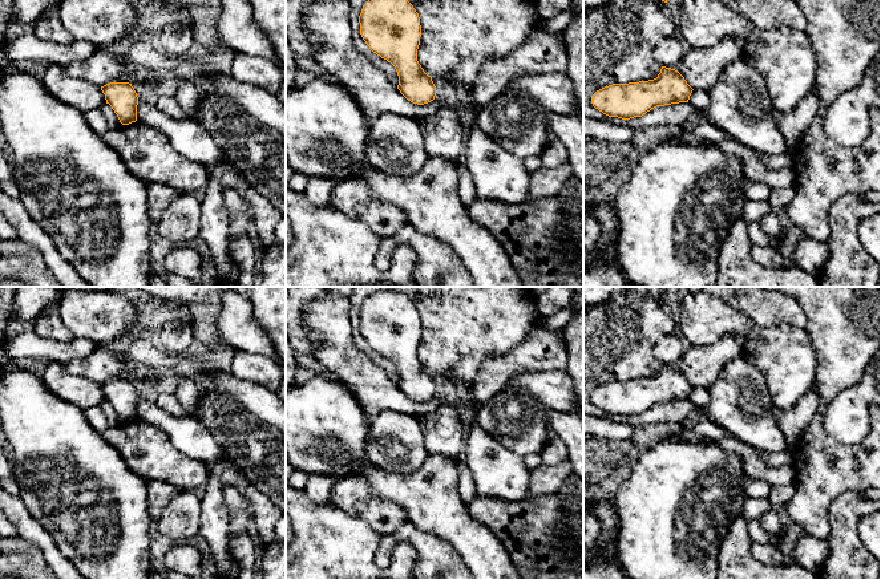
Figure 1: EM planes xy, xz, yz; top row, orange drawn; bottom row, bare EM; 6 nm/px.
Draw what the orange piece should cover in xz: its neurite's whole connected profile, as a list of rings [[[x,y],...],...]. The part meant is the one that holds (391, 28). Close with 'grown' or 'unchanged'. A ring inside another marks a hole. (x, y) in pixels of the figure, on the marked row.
[[[368,0],[359,23],[369,49],[395,66],[400,93],[417,105],[433,101],[436,86],[417,61],[421,25],[413,5],[408,0]]]; unchanged

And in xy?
[[[110,82],[101,86],[101,90],[122,125],[137,121],[138,97],[132,84]]]; unchanged

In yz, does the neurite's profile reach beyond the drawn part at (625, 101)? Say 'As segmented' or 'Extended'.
As segmented

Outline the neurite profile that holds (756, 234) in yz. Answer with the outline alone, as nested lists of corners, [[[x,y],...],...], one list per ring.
[[[748,223],[747,228],[752,246],[760,244],[777,250],[785,238],[785,230],[783,230],[777,236],[772,238],[764,232],[760,223]]]

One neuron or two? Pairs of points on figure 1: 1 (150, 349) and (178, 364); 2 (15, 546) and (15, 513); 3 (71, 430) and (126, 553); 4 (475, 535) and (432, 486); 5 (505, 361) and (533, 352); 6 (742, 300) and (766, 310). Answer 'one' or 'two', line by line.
1: one
2: two
3: one
4: one
5: one
6: one

